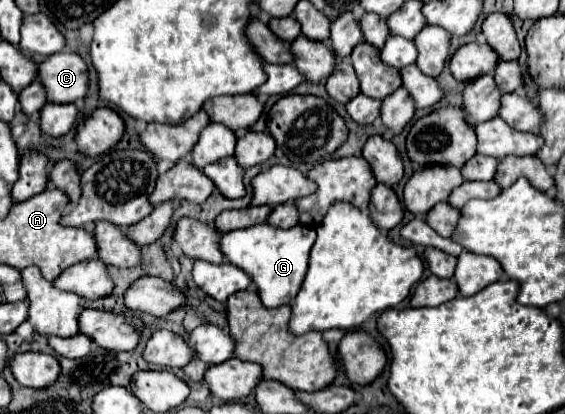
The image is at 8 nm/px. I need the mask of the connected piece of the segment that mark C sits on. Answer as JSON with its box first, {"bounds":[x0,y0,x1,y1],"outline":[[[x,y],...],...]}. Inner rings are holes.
{"bounds":[38,52,88,104],"outline":[[[58,52],[58,54],[48,56],[44,62],[40,62],[38,80],[46,90],[48,102],[54,102],[54,104],[68,104],[68,102],[82,100],[88,92],[88,68],[84,60],[72,52]]]}

